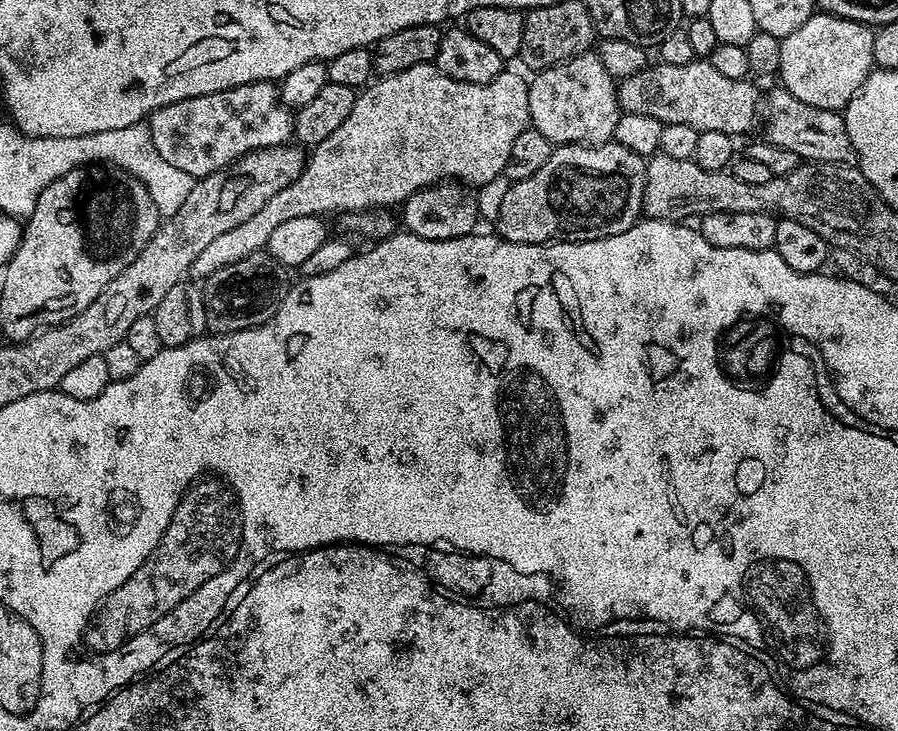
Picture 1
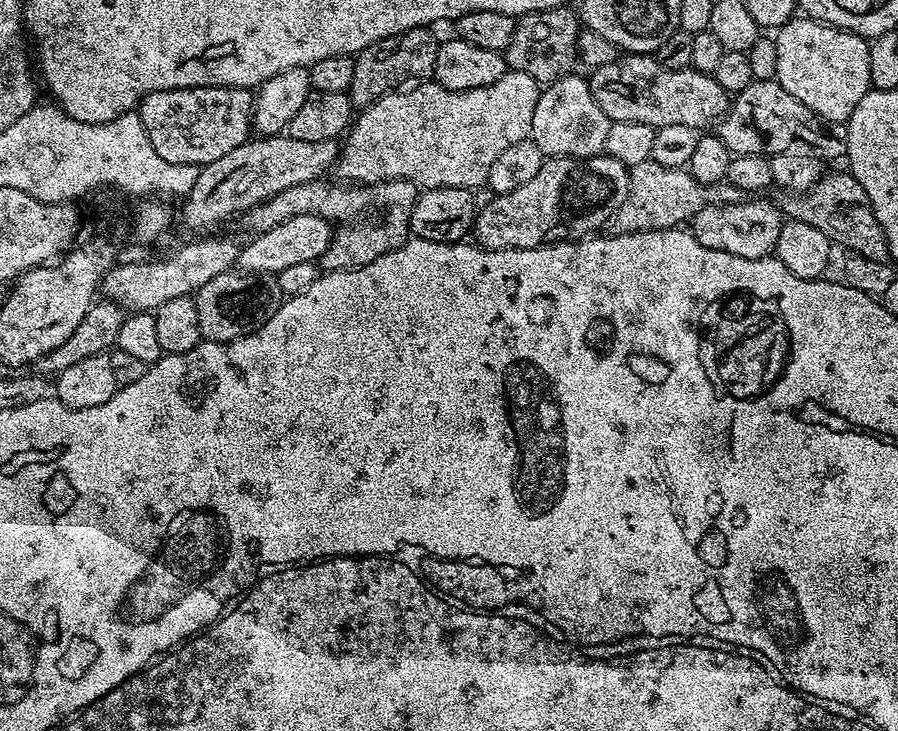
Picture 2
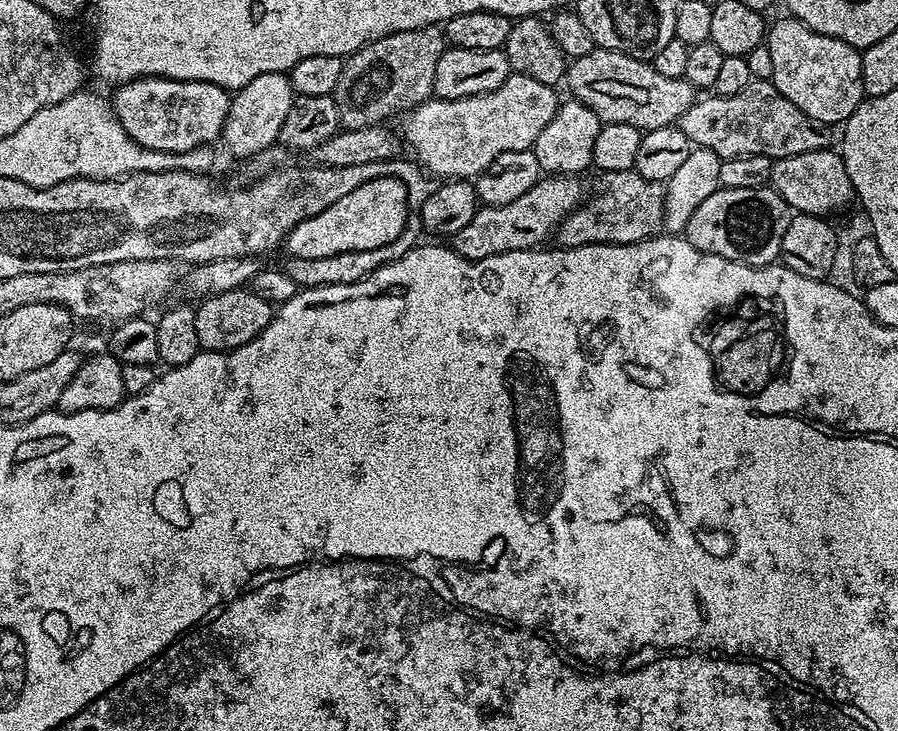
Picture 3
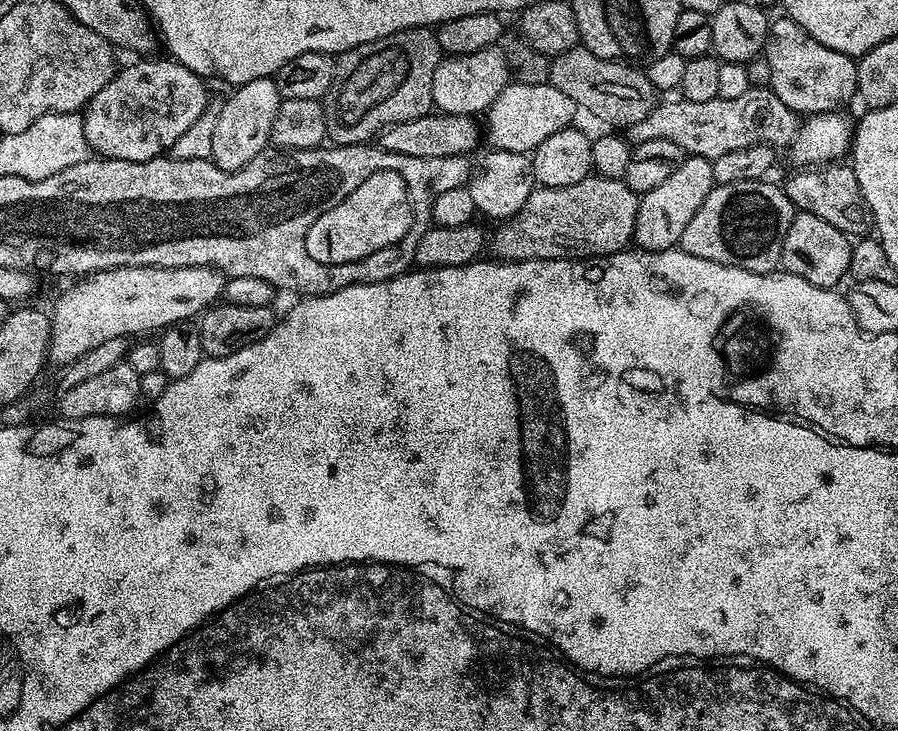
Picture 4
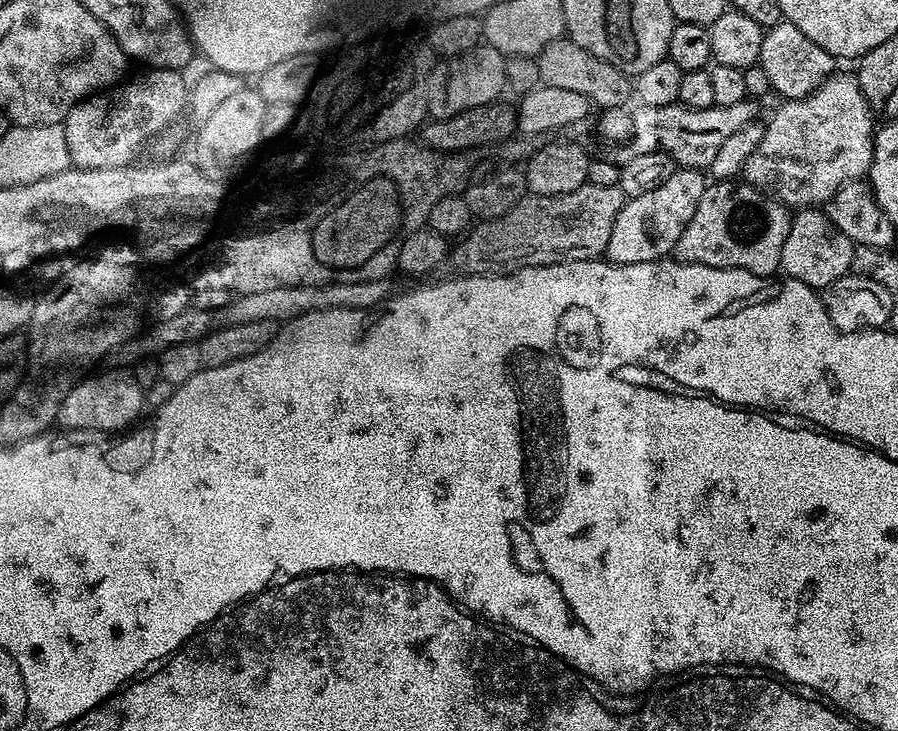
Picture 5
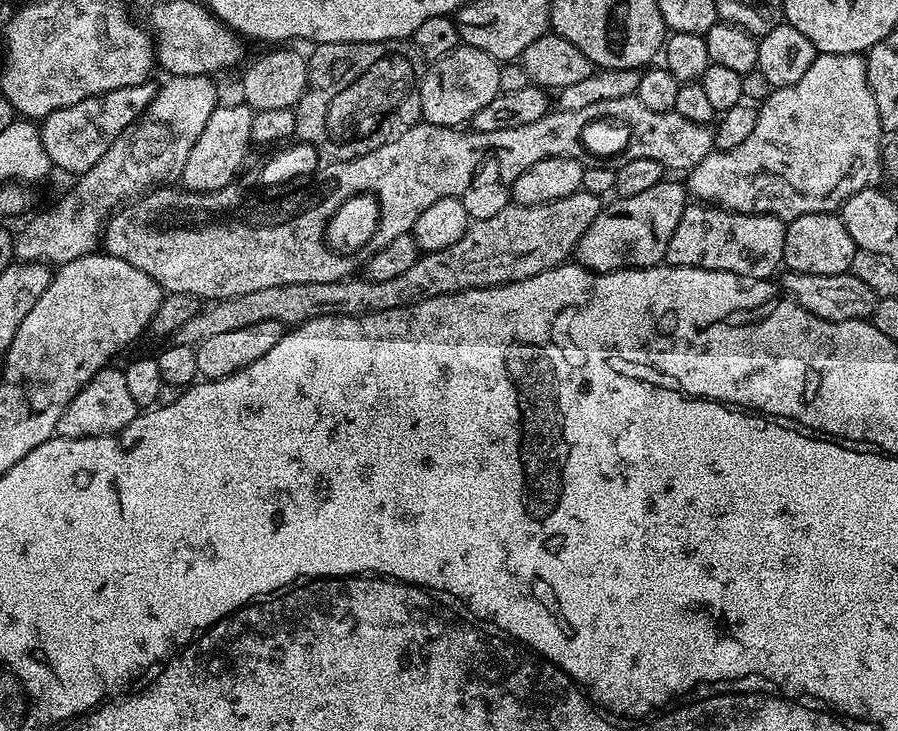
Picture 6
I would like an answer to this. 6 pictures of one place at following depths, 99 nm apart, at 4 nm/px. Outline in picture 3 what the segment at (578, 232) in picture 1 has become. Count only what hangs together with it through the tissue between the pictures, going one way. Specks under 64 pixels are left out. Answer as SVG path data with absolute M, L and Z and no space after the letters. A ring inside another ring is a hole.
M548 174L540 179L530 190L526 190L526 194L522 194L522 198L514 198L514 202L506 202L506 206L501 208L491 206L477 207L474 218L470 218L470 222L466 226L462 226L462 230L458 230L458 234L450 237L451 251L456 252L467 260L481 260L482 258L497 256L503 252L526 252L543 245L540 243L551 232L553 235L559 229L561 222L575 208L581 207L582 201L585 199L585 197L583 198L584 188L576 180L579 179L572 174Z

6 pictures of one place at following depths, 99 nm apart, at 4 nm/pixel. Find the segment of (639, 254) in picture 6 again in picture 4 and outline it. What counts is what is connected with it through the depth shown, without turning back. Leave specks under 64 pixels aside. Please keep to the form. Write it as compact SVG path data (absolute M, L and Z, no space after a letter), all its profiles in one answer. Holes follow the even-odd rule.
M685 155L682 166L678 166L678 170L674 170L666 182L640 196L638 218L632 235L635 247L646 252L677 247L682 238L682 230L686 230L690 218L694 218L698 206L706 202L706 194L710 194L715 184L712 161L701 156Z

